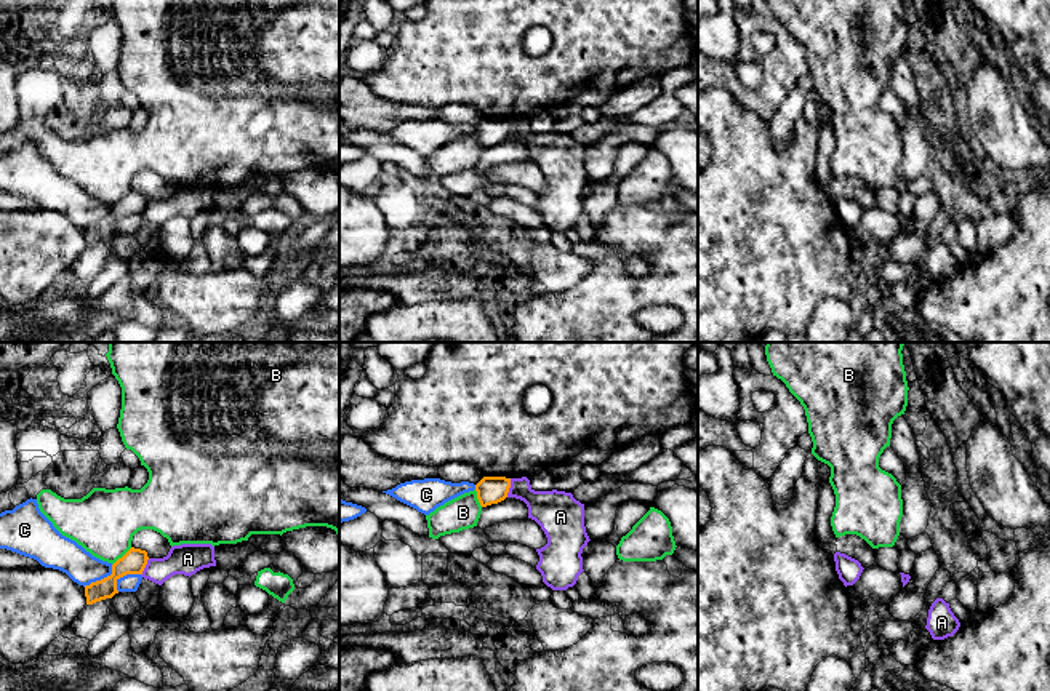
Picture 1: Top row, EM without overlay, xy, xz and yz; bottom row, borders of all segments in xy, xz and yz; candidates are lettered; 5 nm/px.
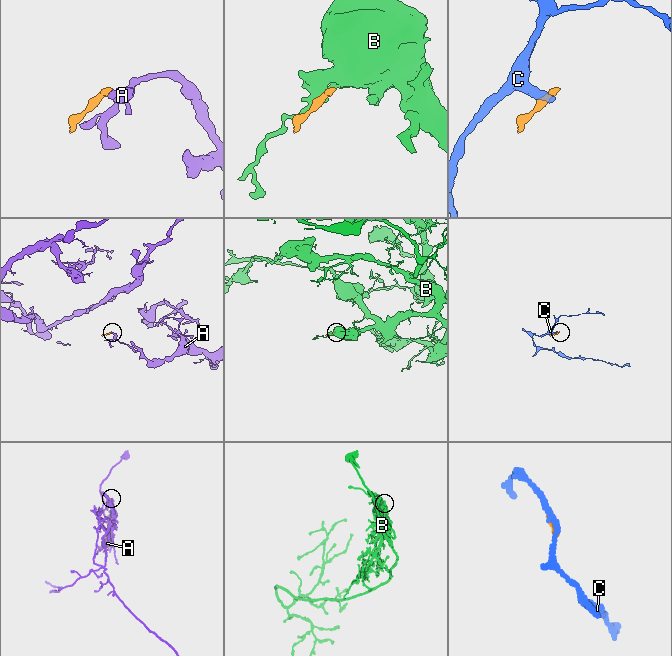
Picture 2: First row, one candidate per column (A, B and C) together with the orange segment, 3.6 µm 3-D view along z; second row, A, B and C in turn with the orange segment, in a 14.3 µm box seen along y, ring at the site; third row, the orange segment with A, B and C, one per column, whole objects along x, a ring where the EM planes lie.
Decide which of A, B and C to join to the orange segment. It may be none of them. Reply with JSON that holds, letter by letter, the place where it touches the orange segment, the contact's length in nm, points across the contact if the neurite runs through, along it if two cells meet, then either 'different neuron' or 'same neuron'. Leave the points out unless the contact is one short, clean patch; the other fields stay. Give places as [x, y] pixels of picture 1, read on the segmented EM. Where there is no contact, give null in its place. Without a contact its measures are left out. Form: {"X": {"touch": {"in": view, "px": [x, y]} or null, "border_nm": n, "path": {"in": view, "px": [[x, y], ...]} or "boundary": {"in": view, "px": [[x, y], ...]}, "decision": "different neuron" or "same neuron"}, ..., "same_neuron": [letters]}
{"A": {"touch": {"in": "xz", "px": [509, 487]}, "border_nm": 100, "boundary": {"in": "xz", "px": [[511, 479], [506, 496]]}, "decision": "different neuron"}, "B": {"touch": {"in": "xy", "px": [124, 555]}, "border_nm": 140, "decision": "different neuron"}, "C": {"touch": {"in": "xy", "px": [101, 579]}, "border_nm": 190, "boundary": {"in": "xy", "px": [[112, 565], [109, 575], [84, 586]]}, "decision": "different neuron"}, "same_neuron": []}

